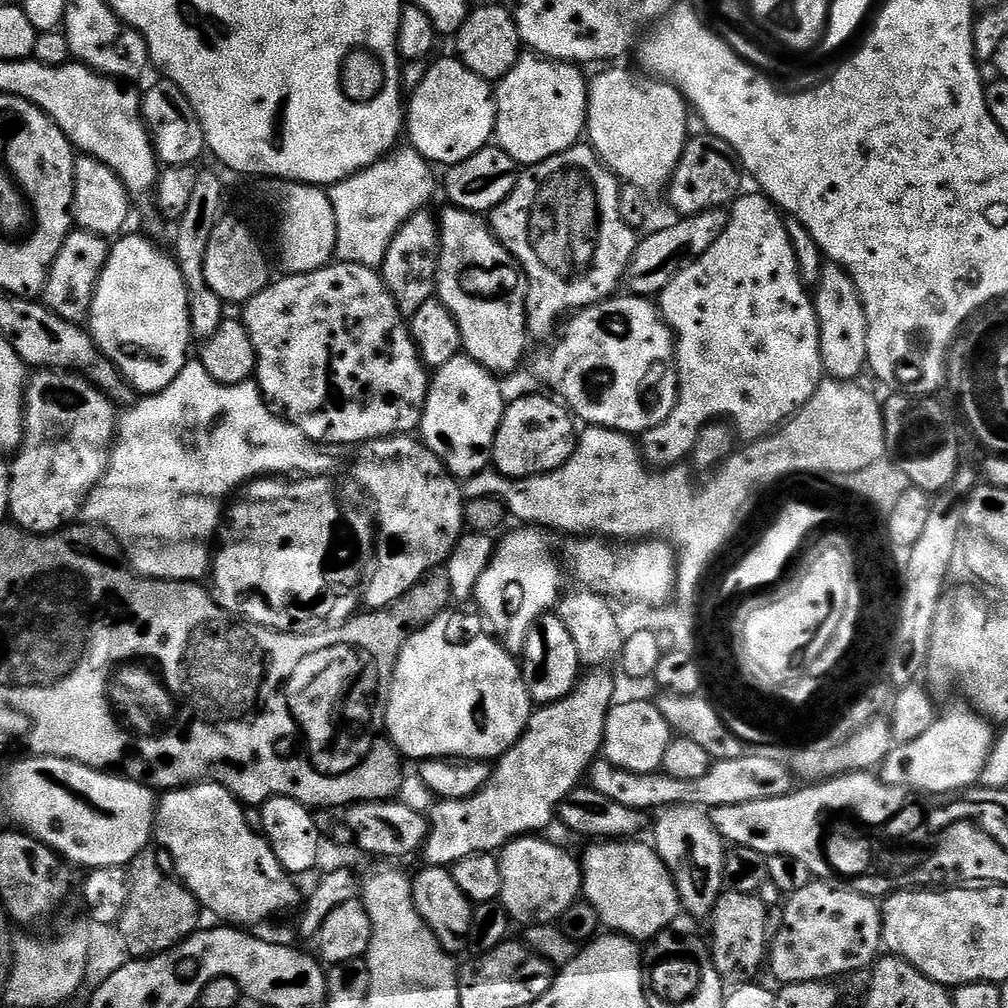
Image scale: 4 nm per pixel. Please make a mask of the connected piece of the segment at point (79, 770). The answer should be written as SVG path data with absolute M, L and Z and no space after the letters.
M28 756L4 776L4 808L15 827L51 848L57 857L77 864L83 870L94 868L124 868L131 865L138 853L149 847L154 836L158 796L147 784L127 780L124 776L100 772L73 760Z

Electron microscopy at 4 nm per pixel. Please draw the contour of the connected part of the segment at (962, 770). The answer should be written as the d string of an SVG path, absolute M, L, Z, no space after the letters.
M963 707L952 708L945 716L944 713L937 715L922 738L896 744L878 769L879 779L890 786L911 788L921 794L948 794L979 785L983 767L993 748L993 725L971 707Z

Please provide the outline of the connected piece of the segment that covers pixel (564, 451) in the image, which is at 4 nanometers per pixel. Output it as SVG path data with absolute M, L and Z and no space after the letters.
M551 395L548 396L520 396L513 404L511 401L505 407L504 417L498 426L498 434L492 443L491 463L495 471L503 476L509 476L511 480L541 476L547 472L553 472L555 468L568 461L570 454L574 454L578 439L578 428L575 428L577 425L574 423L574 417L563 403L557 402Z

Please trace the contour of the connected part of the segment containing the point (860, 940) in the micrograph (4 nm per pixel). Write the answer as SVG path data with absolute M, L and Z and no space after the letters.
M813 882L787 897L782 907L785 910L782 930L771 942L766 956L767 963L770 968L772 964L772 972L780 979L781 985L815 980L832 982L851 972L867 969L881 955L884 918L881 905L873 897L863 896L845 888L836 888L827 882Z

